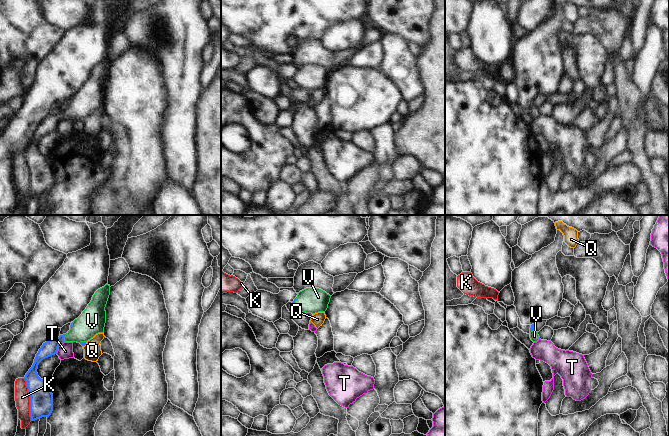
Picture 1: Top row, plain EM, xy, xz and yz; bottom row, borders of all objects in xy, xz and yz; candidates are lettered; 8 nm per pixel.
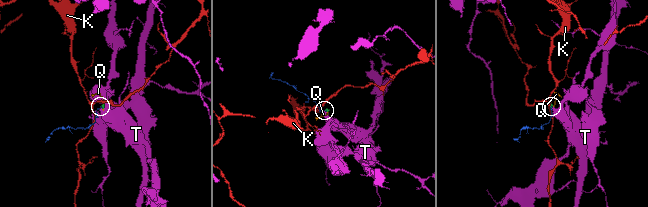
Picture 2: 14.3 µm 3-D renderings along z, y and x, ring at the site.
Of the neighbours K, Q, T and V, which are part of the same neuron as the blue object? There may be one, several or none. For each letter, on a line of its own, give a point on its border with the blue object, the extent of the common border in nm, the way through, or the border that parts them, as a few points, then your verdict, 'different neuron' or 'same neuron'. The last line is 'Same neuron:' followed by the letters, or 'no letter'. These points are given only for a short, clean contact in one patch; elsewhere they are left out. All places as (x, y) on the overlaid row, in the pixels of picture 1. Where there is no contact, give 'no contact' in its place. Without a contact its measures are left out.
K: contact xy (30, 399); length 360 nm; border xy (23, 378), (29, 395), (29, 416), (31, 420); different neuron
Q: contact xy (85, 344); length 50 nm; border xy (86, 342), (83, 346); different neuron
T: contact xy (58, 346); length 130 nm; border xy (64, 341), (55, 353); different neuron
V: contact xy (64, 336); length 100 nm; way xy (50, 347), (64, 336), (78, 333), (91, 322); same neuron
Same neuron: V

